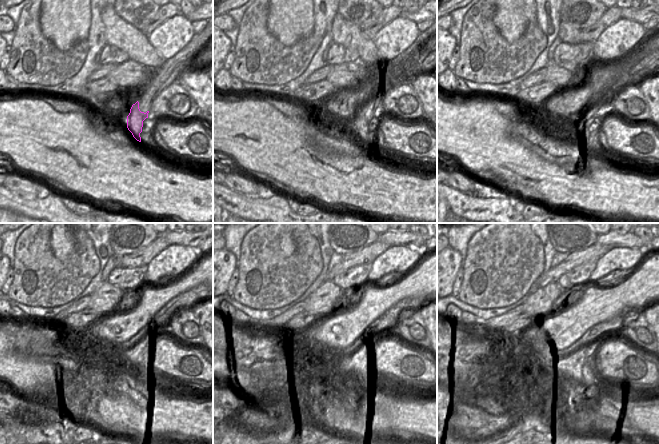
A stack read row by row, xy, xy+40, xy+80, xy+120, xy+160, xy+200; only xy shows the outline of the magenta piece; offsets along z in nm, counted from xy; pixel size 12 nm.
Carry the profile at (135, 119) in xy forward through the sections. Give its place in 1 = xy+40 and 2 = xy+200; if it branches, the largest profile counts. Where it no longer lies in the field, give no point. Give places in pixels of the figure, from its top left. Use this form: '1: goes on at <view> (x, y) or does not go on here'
1: goes on at xy+40 (359, 125)
2: goes on at xy+200 (586, 353)

